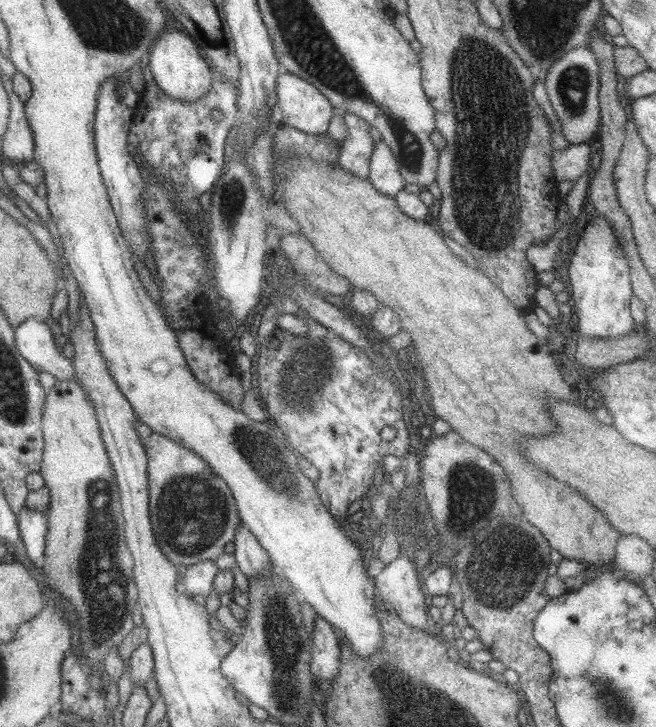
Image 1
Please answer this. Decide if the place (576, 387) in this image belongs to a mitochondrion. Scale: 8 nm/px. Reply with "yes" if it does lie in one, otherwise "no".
no

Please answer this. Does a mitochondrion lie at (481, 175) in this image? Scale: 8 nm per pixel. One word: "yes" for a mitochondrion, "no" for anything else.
yes

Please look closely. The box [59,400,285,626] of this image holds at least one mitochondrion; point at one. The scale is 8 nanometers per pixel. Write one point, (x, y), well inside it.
(190, 514)

